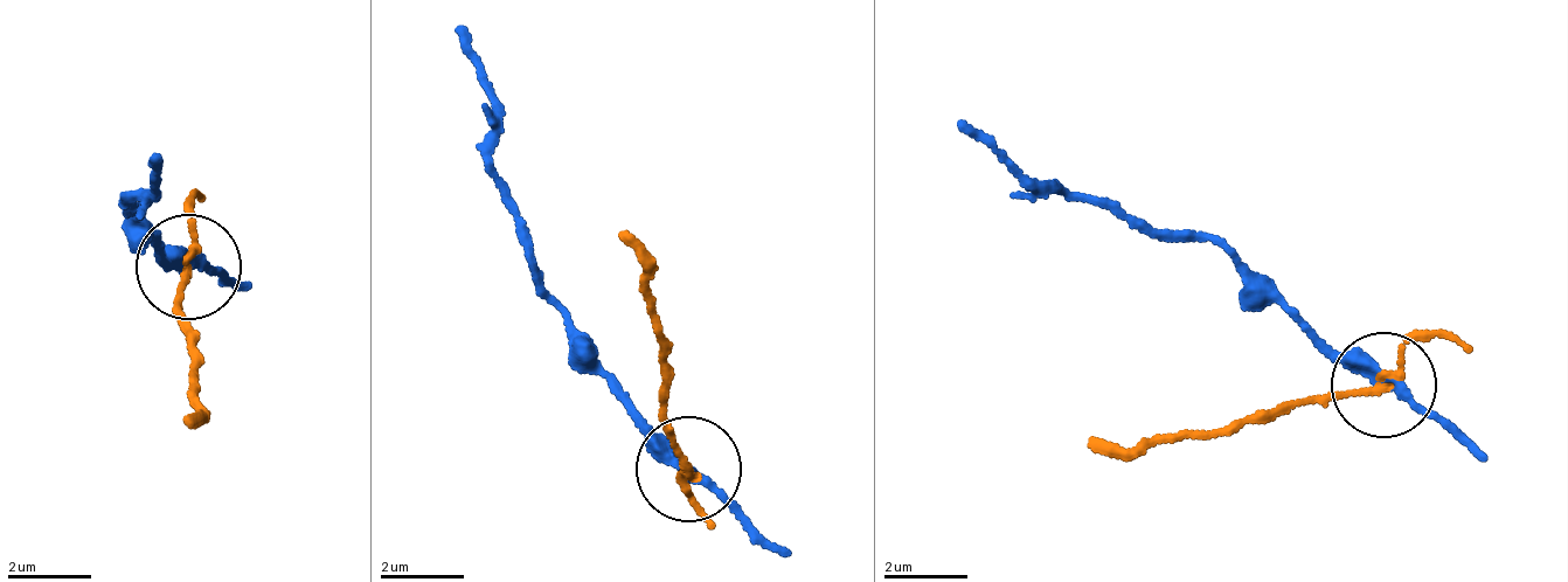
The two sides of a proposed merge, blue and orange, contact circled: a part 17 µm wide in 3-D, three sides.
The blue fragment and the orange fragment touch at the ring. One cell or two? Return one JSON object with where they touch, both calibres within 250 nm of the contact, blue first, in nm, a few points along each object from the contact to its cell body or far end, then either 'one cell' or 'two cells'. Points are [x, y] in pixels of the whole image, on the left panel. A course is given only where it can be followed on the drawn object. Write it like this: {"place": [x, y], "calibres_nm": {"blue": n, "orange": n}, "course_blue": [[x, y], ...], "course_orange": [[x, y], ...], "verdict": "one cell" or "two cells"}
{"place": [188, 267], "calibres_nm": {"blue": 320, "orange": 160}, "course_blue": [[186, 263], [131, 195], [141, 203], [164, 175], [153, 158]], "course_orange": [[186, 263], [189, 431]], "verdict": "two cells"}

